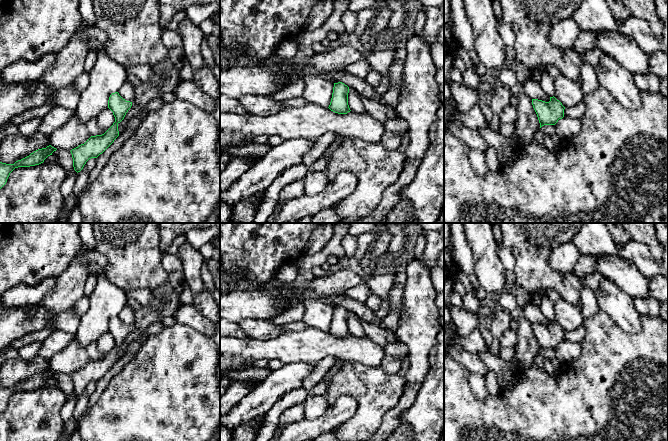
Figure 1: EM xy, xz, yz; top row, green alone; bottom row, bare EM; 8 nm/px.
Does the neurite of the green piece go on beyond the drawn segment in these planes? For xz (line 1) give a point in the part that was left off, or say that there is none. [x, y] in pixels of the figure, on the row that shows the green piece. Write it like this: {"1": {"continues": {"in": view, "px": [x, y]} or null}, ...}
{"1": {"continues": null}}

